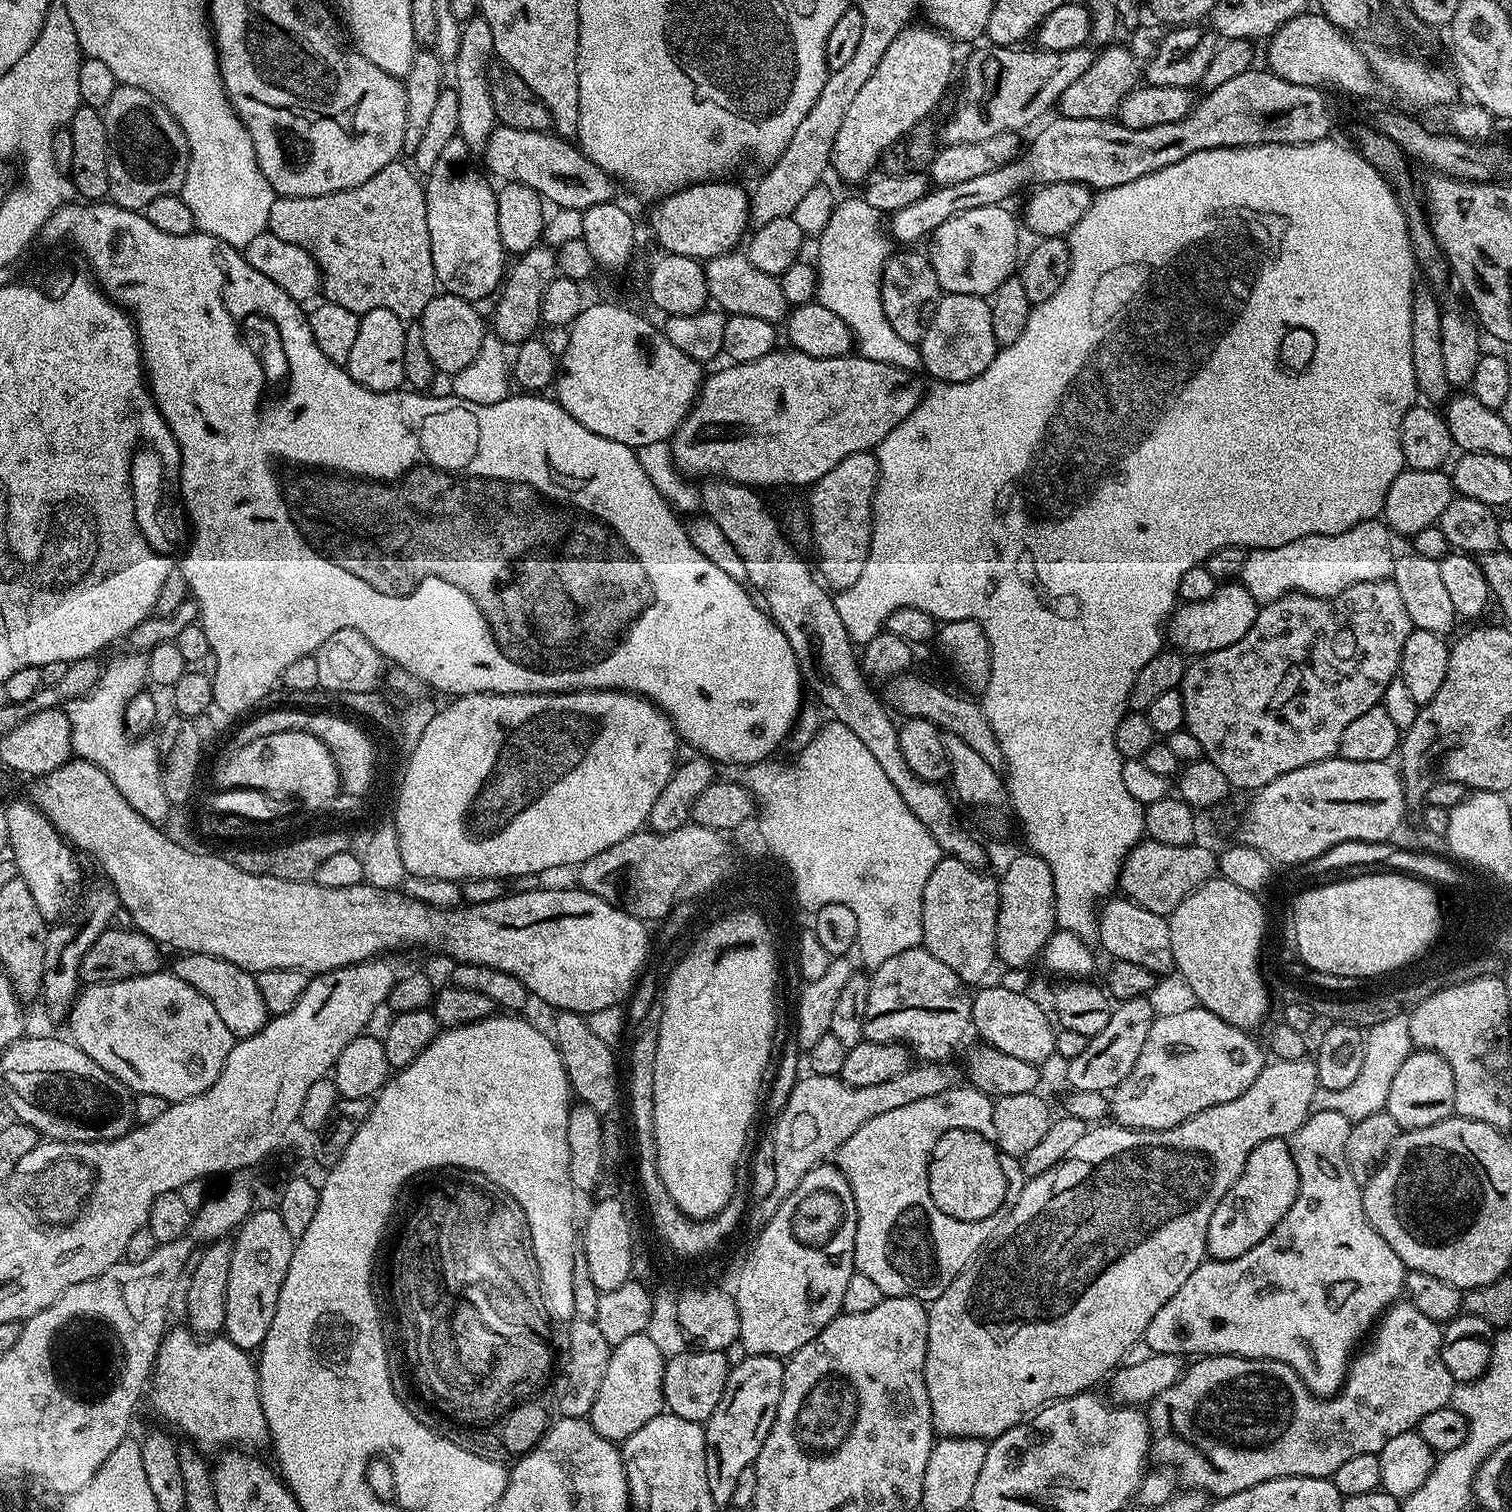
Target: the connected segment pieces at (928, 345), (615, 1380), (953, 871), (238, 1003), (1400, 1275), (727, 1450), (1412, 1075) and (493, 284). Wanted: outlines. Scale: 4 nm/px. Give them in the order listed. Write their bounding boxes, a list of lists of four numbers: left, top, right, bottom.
[[918,294,998,384],[590,1334,666,1442],[922,856,1000,985],[174,952,270,1038],[1143,1110,1406,1398],[703,1355,785,1510],[1386,1050,1454,1130],[424,138,506,302]]

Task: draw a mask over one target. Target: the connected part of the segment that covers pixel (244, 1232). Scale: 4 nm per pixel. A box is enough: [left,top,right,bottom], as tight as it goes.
[223,1207,294,1350]

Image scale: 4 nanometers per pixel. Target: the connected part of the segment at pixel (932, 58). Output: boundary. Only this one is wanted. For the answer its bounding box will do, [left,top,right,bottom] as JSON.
[830,24,953,184]

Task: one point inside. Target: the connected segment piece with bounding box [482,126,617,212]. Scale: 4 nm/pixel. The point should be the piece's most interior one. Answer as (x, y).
(557, 170)

